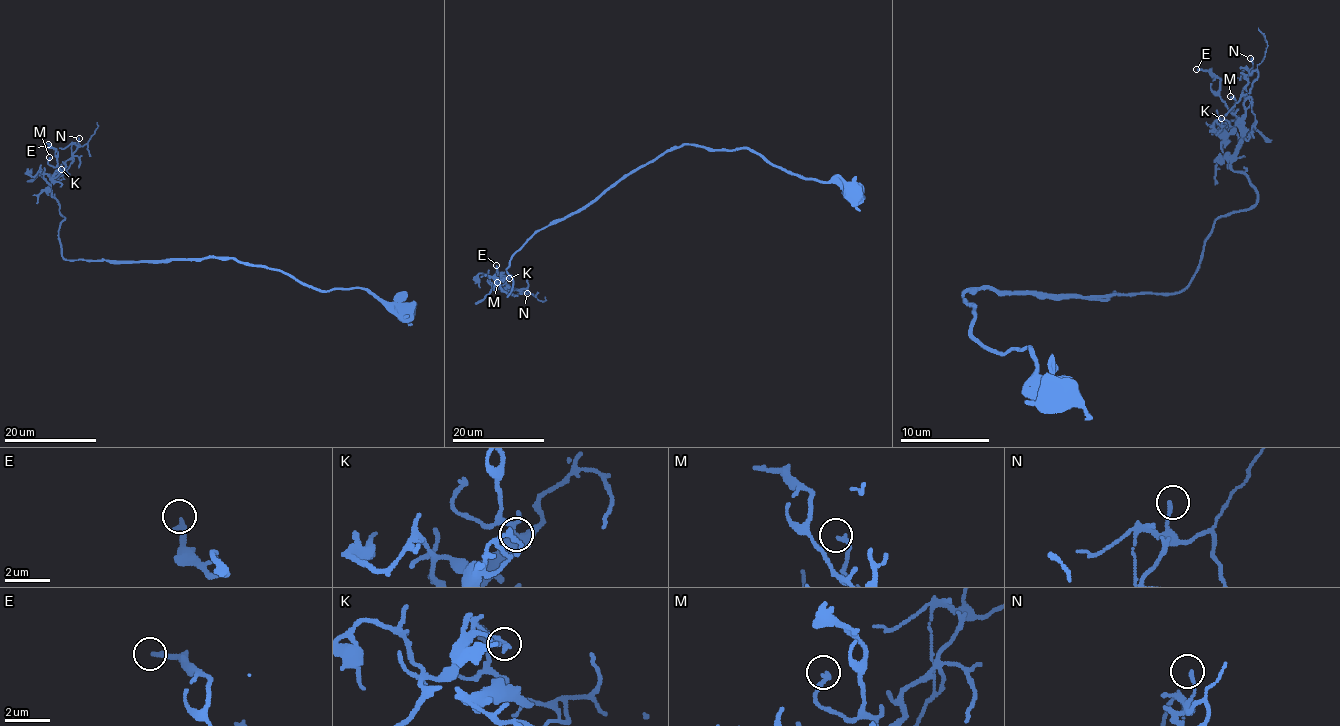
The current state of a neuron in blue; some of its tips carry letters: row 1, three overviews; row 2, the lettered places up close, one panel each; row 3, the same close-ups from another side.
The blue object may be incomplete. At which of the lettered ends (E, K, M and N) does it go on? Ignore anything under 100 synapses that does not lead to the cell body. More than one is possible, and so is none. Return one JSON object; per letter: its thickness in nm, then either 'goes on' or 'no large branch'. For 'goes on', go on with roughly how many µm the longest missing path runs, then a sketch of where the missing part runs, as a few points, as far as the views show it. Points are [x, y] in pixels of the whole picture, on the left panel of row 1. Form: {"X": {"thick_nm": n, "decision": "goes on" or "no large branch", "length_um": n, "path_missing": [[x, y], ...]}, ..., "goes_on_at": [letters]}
{"E": {"thick_nm": 190, "decision": "no large branch"}, "K": {"thick_nm": 150, "decision": "no large branch"}, "M": {"thick_nm": 170, "decision": "no large branch"}, "N": {"thick_nm": 160, "decision": "no large branch"}, "goes_on_at": []}

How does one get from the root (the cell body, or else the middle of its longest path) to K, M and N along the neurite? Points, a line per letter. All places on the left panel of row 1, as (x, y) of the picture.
K: (405, 314), (360, 287), (319, 291), (232, 259), (65, 260), (58, 238), (65, 218), (43, 177), (61, 169)
M: (405, 314), (360, 287), (319, 291), (232, 259), (65, 260), (65, 218), (51, 195), (59, 168), (49, 157)
N: (405, 314), (360, 287), (319, 291), (232, 259), (65, 260), (58, 238), (65, 218), (51, 180), (79, 138)

